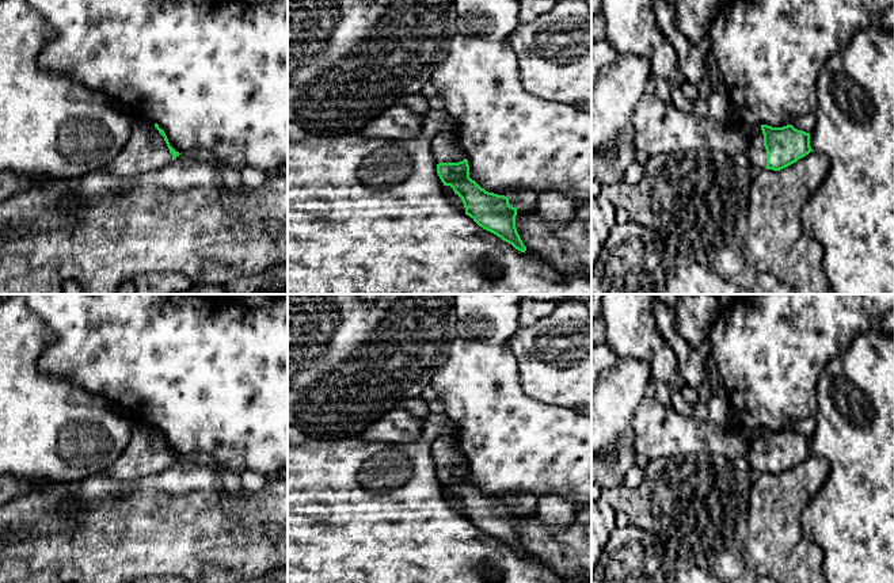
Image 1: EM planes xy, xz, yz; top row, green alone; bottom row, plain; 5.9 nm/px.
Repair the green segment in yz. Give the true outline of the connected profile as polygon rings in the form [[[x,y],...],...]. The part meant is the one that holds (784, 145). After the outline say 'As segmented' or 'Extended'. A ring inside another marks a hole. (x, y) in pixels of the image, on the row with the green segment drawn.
[[[756,125],[750,129],[746,156],[753,172],[764,168],[780,171],[813,152],[810,133],[792,125],[772,127]]]. Extended

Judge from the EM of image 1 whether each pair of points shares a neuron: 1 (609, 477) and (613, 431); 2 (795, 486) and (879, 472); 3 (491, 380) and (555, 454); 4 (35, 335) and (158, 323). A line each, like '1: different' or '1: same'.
1: same
2: different
3: same
4: different

